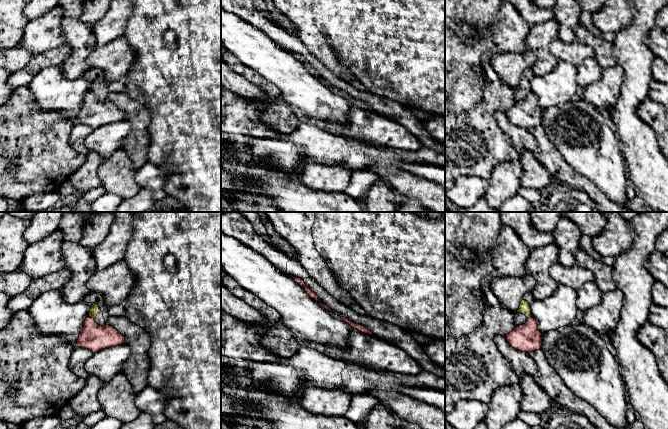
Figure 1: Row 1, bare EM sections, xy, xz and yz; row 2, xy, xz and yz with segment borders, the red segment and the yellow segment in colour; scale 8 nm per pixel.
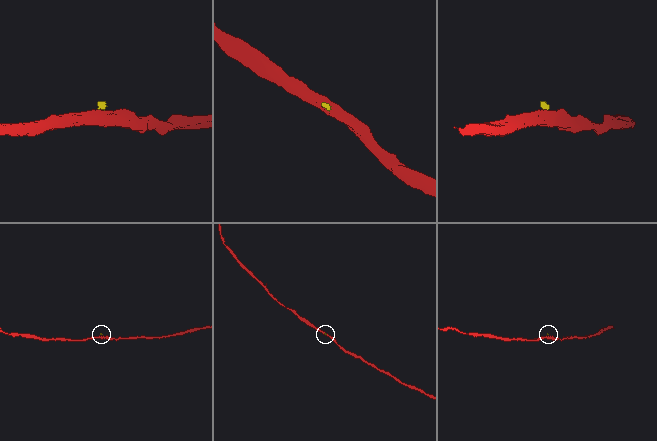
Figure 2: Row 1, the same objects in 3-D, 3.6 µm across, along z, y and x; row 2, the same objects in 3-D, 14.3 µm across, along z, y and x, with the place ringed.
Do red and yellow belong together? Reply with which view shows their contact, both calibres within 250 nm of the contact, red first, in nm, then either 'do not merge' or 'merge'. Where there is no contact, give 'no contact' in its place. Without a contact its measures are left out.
xy | 220/70 nm | do not merge

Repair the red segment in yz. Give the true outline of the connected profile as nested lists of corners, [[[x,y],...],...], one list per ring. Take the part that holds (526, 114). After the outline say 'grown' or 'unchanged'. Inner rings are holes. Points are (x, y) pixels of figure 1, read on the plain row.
[[[530,93],[525,100],[516,102],[505,114],[513,124],[528,129],[542,124],[541,111],[537,97]]]; unchanged

